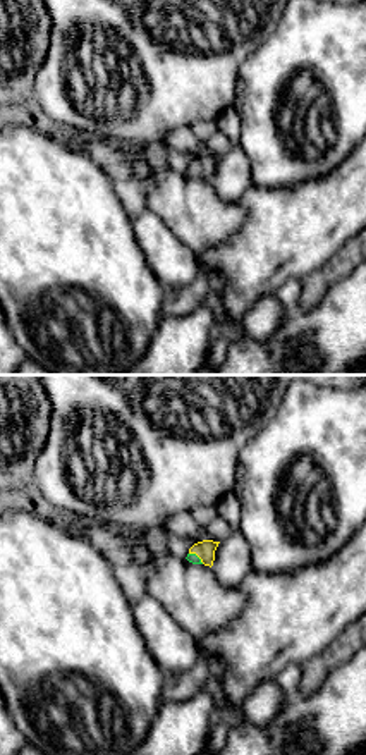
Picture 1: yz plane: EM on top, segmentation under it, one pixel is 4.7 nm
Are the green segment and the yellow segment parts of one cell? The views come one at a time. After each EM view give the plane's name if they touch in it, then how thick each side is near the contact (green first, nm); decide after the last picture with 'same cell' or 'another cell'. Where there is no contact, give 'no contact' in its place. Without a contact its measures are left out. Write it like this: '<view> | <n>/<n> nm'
yz | 50/90 nm

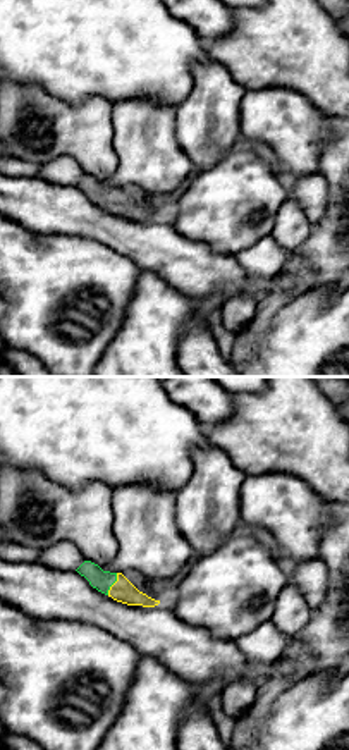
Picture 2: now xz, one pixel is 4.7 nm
xz | 100/110 nm

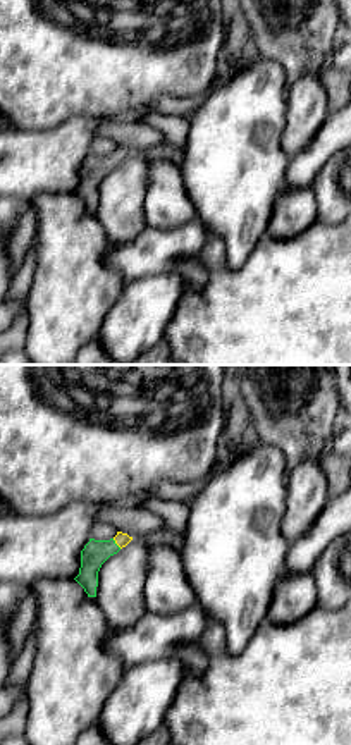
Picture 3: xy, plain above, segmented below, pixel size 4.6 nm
xy | 120/70 nm

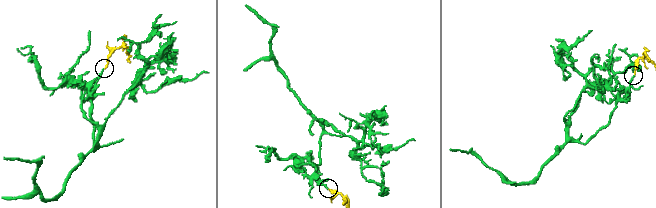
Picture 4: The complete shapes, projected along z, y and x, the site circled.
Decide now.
same cell

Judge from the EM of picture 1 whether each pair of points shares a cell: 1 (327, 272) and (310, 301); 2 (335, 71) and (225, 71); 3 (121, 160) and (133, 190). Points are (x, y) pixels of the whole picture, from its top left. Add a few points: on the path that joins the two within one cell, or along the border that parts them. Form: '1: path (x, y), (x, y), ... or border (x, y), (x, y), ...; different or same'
1: path (322, 279), (311, 294); same
2: border (262, 38), (260, 45), (239, 69), (232, 105); different
3: path (124, 167), (131, 174), (131, 183); same

